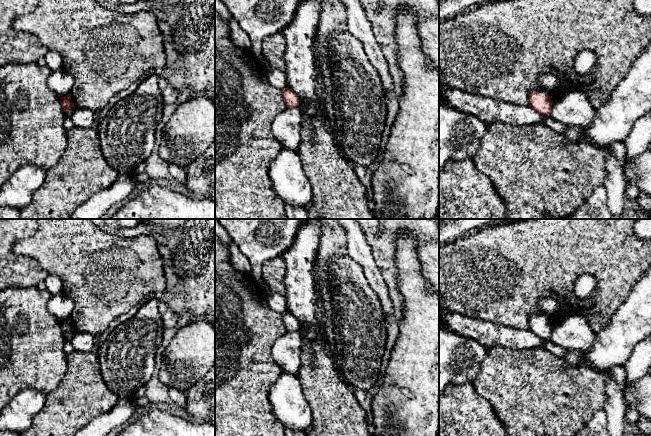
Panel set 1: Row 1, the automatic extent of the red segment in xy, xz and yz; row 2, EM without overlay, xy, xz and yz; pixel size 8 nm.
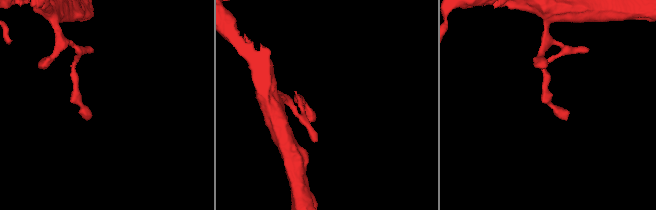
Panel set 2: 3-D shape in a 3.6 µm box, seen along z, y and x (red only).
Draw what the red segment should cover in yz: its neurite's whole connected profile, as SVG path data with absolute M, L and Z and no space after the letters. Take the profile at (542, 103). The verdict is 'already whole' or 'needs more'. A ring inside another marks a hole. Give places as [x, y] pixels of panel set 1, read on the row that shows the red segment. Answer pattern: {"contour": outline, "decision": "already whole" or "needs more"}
{"contour": "M539 91L529 93L529 106L542 115L550 115L553 100L549 94L542 94Z", "decision": "already whole"}

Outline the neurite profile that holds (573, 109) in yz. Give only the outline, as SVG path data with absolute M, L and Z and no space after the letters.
M572 91L553 101L550 116L568 126L581 126L587 130L593 122L594 108L586 93Z

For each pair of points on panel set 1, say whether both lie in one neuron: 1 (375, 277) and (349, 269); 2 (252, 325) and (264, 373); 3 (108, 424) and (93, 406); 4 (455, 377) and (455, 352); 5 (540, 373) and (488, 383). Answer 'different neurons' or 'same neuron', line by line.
1: different neurons
2: same neuron
3: different neurons
4: same neuron
5: same neuron

